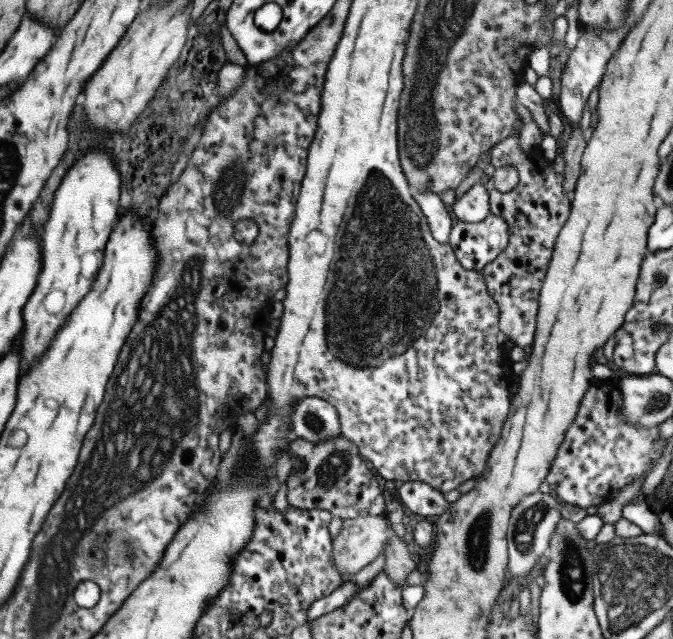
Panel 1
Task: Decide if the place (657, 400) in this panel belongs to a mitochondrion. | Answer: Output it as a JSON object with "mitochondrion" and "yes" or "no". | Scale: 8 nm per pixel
{"mitochondrion":"yes"}

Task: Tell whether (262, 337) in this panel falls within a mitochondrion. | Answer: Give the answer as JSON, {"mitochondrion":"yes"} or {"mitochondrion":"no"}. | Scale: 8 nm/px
{"mitochondrion":"no"}

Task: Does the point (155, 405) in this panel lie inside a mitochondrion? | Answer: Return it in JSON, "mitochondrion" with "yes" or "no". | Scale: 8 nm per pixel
{"mitochondrion":"yes"}

